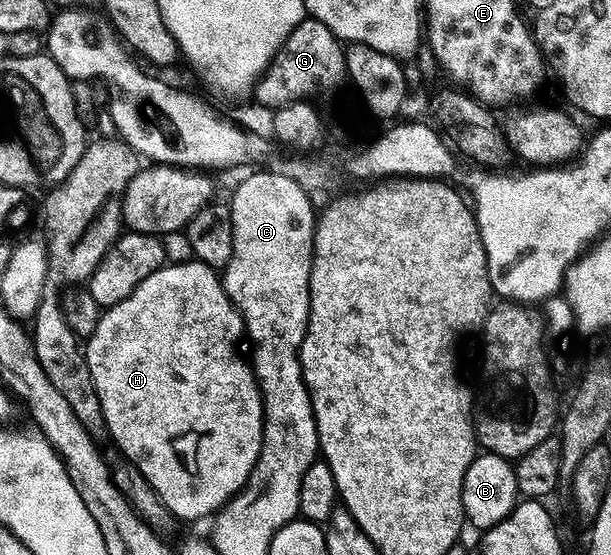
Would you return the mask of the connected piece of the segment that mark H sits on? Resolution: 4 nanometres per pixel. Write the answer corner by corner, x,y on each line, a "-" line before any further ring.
174,262
161,266
127,300
108,307
102,313
95,332
84,343
83,355
87,368
94,381
95,392
102,405
103,420
106,421
108,437
113,438
112,444
121,452
126,462
134,465
146,478
159,500
167,507
174,519
205,518
216,515
217,511
245,486
249,475
253,473
257,457
261,451
263,428
265,427
265,409
261,403
261,390
257,387
257,378
253,367
248,361
241,359
237,351
237,341
245,334
245,319
225,291
222,275
205,262

